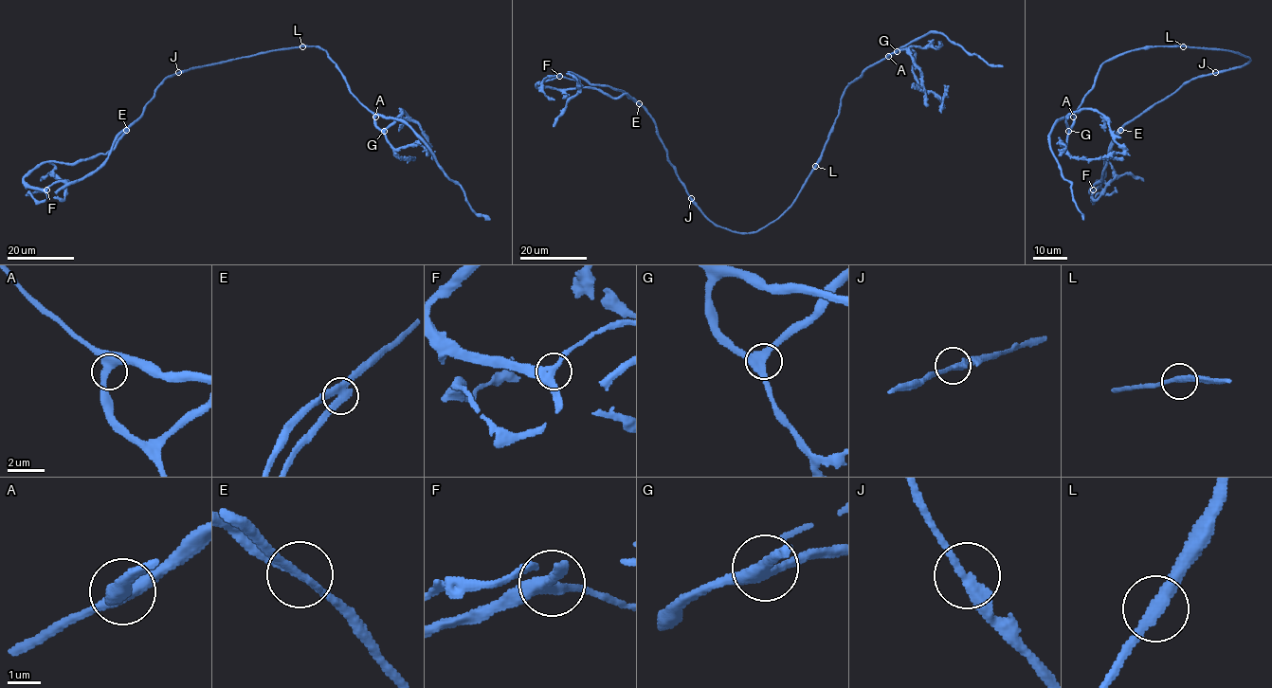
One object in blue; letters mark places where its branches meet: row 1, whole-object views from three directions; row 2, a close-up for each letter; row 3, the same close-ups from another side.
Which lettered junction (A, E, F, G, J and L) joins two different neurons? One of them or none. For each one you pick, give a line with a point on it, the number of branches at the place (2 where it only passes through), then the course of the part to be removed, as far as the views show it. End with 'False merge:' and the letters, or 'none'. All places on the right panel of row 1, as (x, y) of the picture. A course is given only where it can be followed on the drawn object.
E: at (1120, 130); 3 branches meet; foreign part runs (1120, 130), (1110, 150), (1115, 153), (1104, 161), (1104, 176), (1094, 189), (1096, 181), (1106, 184)
False merge: E

